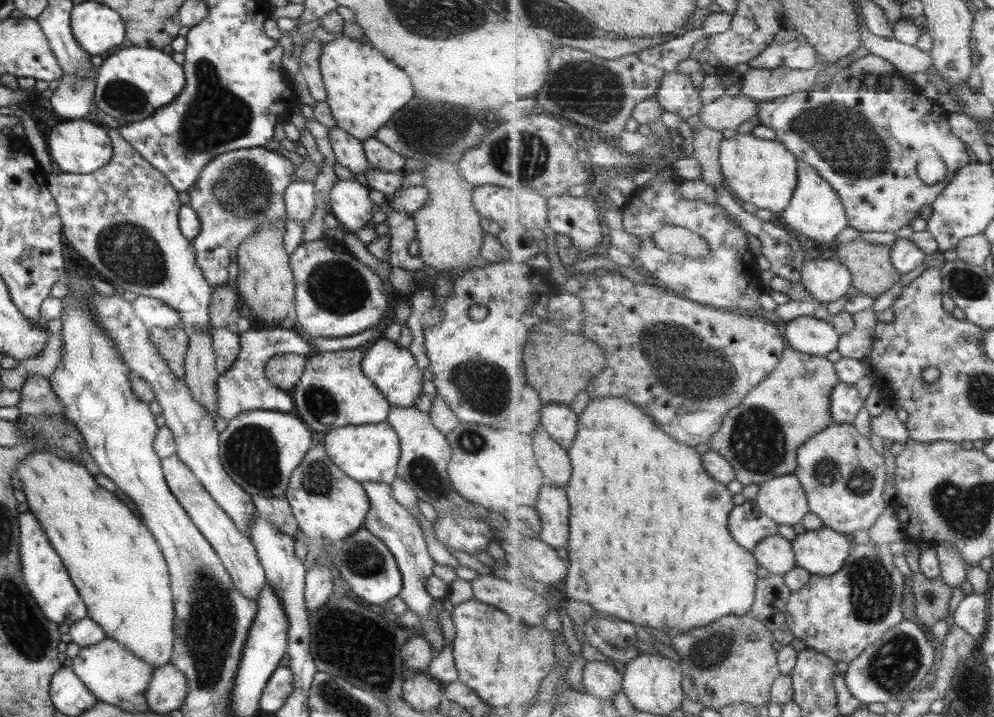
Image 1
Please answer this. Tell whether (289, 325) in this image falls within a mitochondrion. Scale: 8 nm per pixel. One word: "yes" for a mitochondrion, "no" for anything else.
no

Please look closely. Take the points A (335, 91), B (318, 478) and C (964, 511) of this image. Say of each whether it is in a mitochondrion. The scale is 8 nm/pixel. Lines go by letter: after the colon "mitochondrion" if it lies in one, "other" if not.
A: other
B: mitochondrion
C: mitochondrion

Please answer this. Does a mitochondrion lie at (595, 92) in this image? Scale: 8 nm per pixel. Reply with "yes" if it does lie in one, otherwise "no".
yes

